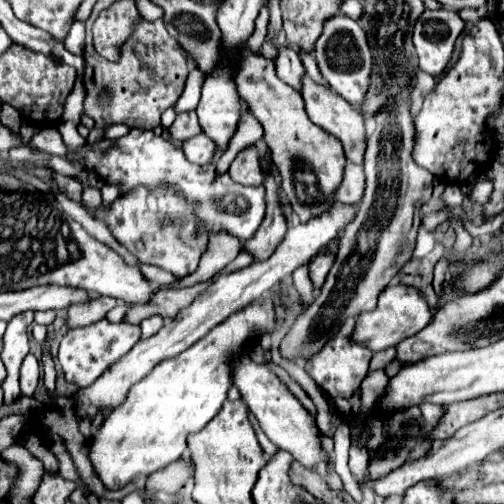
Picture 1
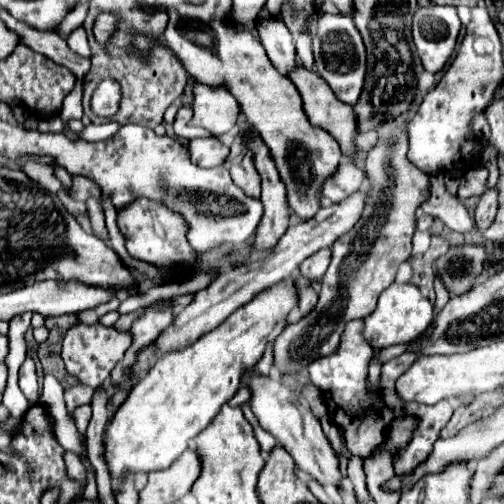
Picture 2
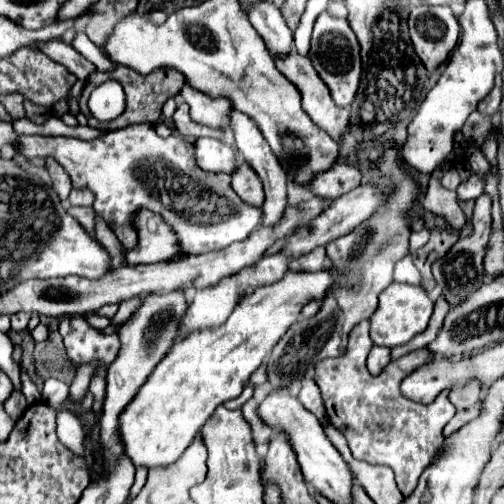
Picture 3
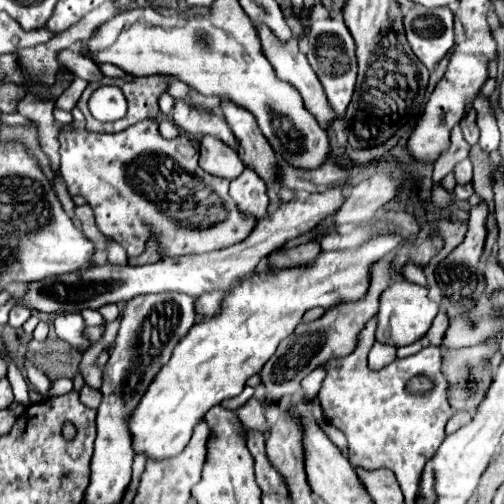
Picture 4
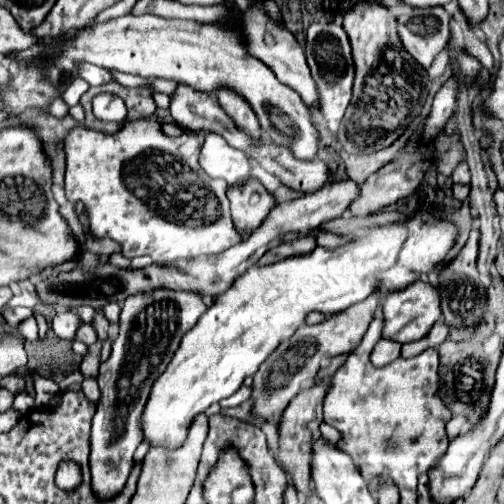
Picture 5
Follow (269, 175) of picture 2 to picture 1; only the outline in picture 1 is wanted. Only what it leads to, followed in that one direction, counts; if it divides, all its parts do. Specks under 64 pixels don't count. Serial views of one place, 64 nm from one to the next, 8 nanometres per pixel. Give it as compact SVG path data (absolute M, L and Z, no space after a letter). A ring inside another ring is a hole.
M266 176L264 184L266 184L266 200L268 200L266 218L256 230L256 234L244 244L244 252L248 252L254 258L254 262L262 262L268 256L272 256L276 246L284 240L284 232L286 232L286 220L282 216L276 196L276 180L272 176Z

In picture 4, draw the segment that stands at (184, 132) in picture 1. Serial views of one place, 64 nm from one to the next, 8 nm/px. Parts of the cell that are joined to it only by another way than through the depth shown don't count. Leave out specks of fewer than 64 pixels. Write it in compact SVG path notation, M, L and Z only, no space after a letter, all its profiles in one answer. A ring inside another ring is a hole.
M176 100L172 118L174 124L192 138L202 138L206 134L212 134L216 138L222 138L230 146L236 146L236 138L232 136L232 130L224 122L222 114L198 114L192 108L188 108L184 100Z

